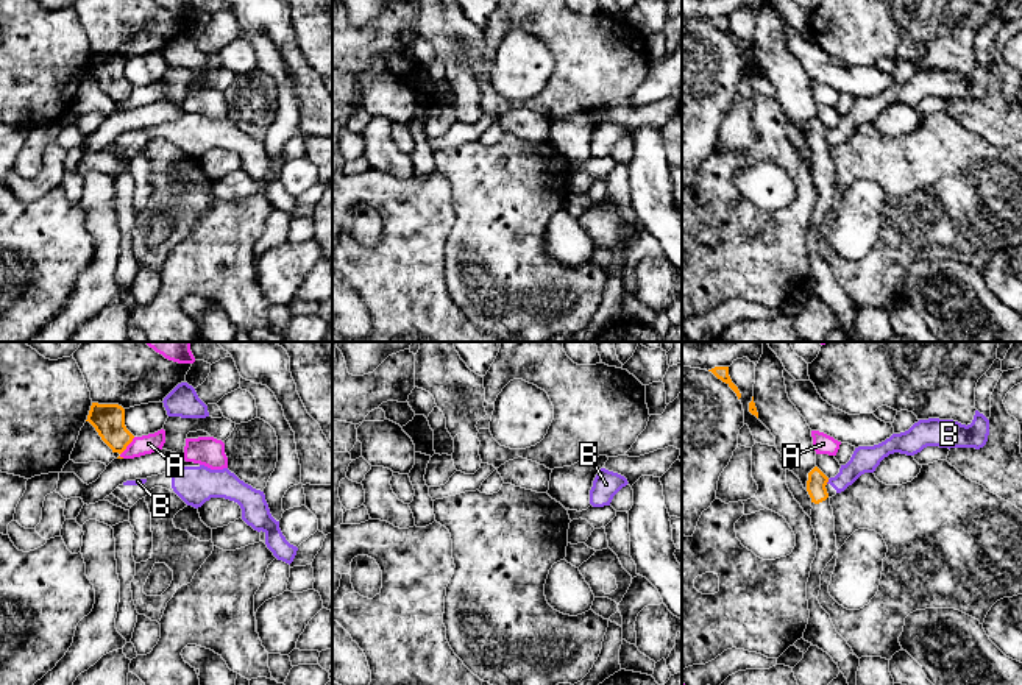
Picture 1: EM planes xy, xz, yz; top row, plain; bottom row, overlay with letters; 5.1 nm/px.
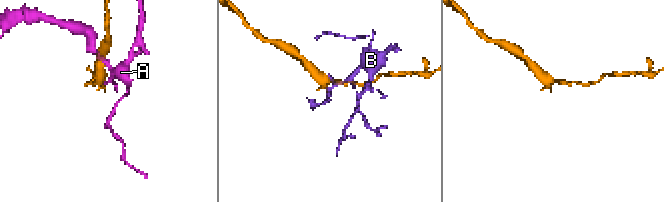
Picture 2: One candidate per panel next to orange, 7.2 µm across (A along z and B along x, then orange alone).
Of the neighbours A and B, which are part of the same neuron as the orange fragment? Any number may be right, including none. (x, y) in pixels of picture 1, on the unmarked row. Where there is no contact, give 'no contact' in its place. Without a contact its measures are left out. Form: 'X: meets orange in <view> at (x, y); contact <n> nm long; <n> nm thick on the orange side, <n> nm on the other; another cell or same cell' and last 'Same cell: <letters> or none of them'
A: meets orange in xy at (125, 99); contact 130 nm long; 160 nm thick on the orange side, 100 nm on the other; another cell
B: meets orange in yz at (827, 131); contact 30 nm long; 100 nm thick on the orange side, 140 nm on the other; another cell
Same cell: none of them

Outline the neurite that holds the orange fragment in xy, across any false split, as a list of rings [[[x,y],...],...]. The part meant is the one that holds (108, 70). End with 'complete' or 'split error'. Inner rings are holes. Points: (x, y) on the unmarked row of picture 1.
[[[92,53],[86,72],[95,78],[112,103],[122,105],[134,89],[125,76],[125,59],[119,55]]]; complete

